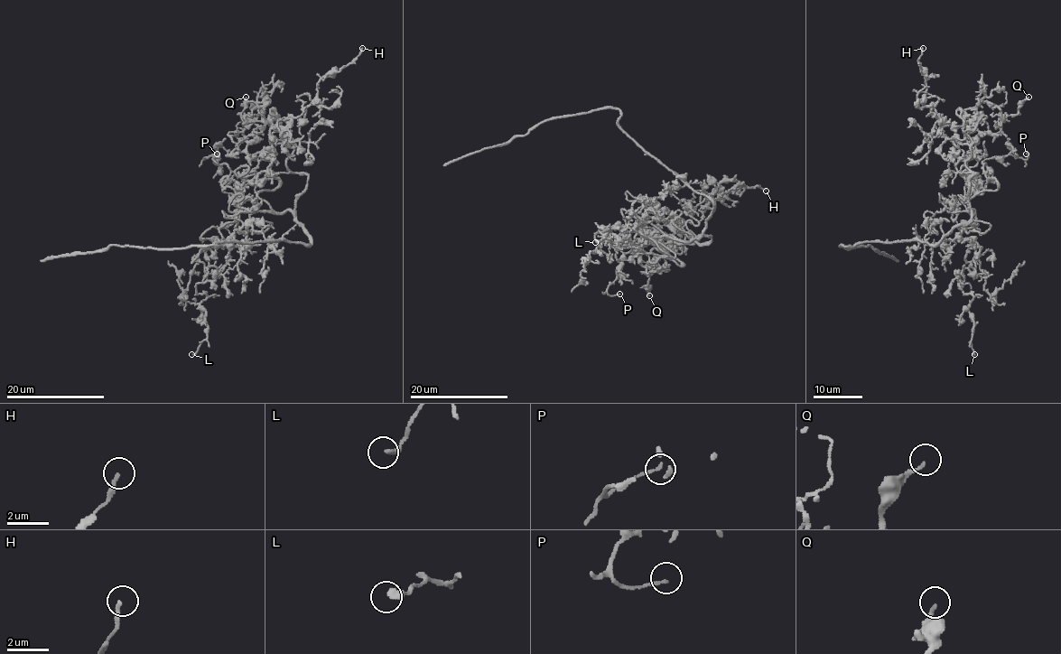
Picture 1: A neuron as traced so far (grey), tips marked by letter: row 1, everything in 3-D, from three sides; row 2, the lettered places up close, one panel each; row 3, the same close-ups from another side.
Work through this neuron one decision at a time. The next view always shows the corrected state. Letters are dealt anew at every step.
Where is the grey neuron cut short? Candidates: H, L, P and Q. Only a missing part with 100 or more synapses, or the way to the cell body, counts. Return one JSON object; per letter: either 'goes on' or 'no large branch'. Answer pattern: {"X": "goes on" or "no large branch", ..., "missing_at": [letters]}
{"H": "no large branch", "L": "no large branch", "P": "no large branch", "Q": "no large branch", "missing_at": []}

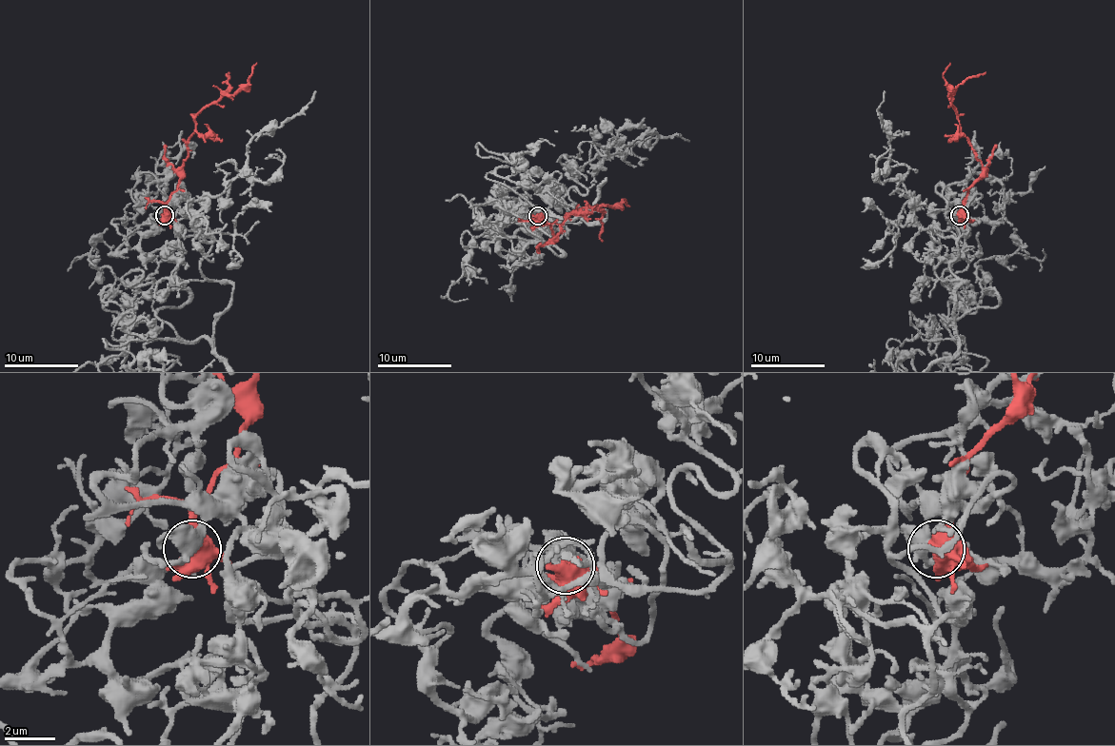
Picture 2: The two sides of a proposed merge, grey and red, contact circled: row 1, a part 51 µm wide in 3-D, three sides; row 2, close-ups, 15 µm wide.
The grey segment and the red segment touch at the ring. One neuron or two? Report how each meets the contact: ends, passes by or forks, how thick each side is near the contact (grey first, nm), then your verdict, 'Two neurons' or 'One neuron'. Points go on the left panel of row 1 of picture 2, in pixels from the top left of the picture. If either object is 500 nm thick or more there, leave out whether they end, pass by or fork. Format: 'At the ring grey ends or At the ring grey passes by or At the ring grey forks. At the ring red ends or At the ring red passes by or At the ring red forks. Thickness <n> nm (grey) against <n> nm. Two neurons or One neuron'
At the ring grey passes by. At the ring red forks. Thickness 160 nm (grey) against 480 nm. Two neurons

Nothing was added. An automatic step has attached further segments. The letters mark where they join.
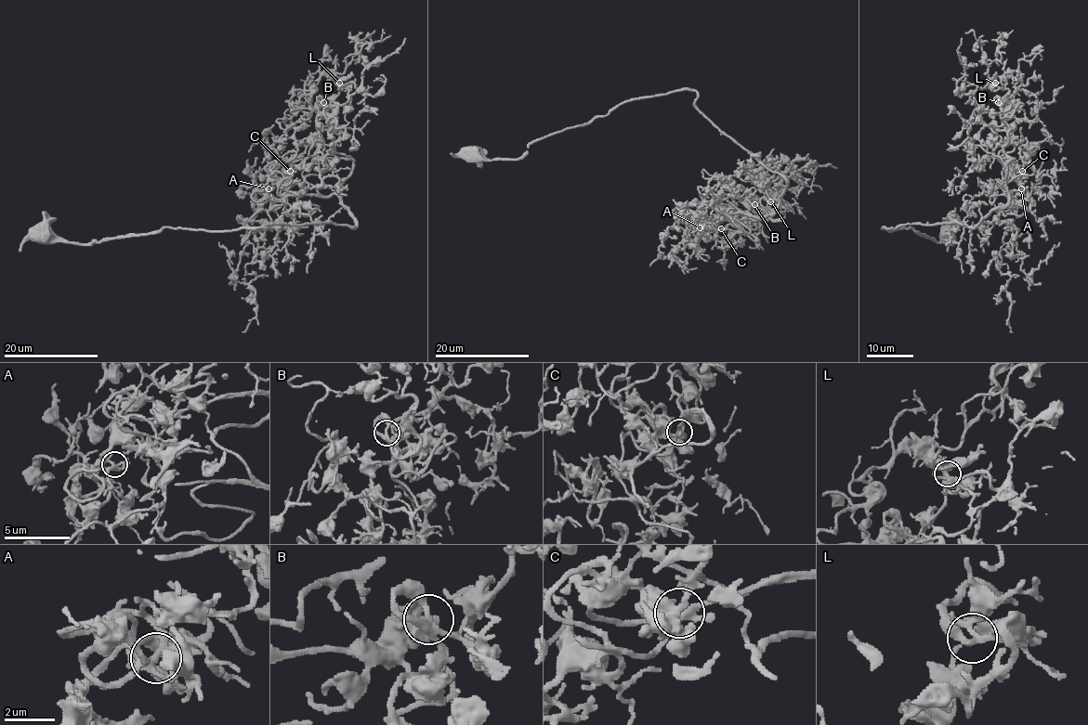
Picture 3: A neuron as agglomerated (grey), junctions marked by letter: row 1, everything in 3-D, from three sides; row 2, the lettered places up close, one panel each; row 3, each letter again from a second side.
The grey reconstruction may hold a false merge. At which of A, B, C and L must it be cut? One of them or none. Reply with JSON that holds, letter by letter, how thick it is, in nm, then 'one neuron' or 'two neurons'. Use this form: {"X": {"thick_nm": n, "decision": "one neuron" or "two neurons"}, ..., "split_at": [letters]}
{"A": {"thick_nm": 220, "decision": "one neuron"}, "B": {"thick_nm": 260, "decision": "one neuron"}, "C": {"thick_nm": 240, "decision": "one neuron"}, "L": {"thick_nm": 240, "decision": "one neuron"}, "split_at": []}

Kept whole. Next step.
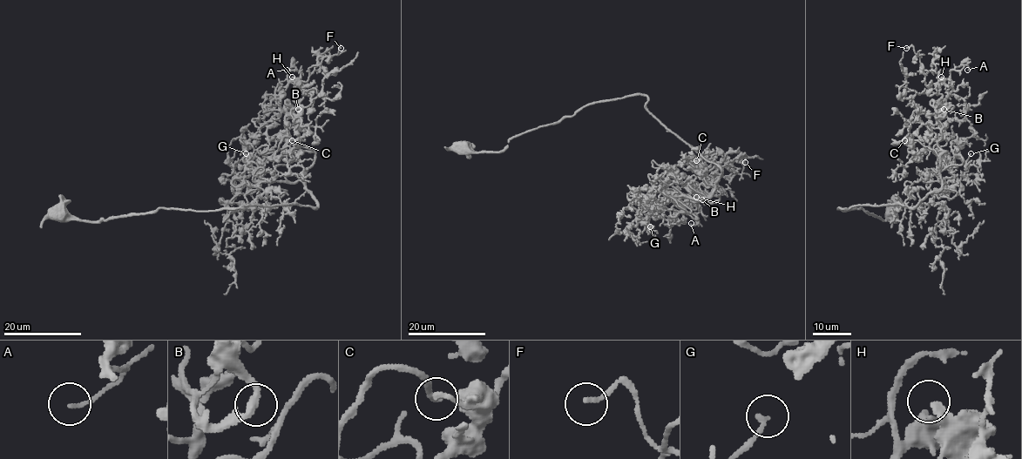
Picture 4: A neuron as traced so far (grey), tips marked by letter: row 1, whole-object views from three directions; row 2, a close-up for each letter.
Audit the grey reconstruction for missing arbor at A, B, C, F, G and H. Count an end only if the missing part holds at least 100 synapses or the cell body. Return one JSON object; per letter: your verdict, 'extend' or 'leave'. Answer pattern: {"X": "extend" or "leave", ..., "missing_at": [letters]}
{"A": "leave", "B": "leave", "C": "leave", "F": "leave", "G": "leave", "H": "leave", "missing_at": []}

